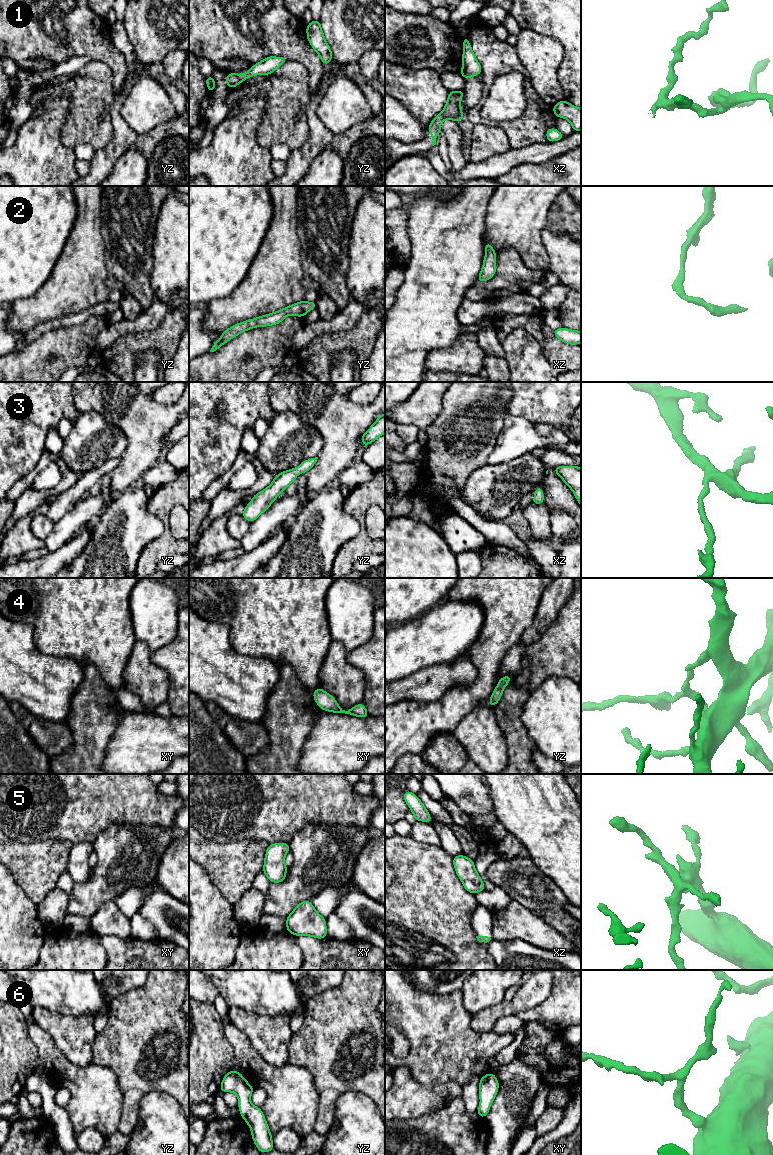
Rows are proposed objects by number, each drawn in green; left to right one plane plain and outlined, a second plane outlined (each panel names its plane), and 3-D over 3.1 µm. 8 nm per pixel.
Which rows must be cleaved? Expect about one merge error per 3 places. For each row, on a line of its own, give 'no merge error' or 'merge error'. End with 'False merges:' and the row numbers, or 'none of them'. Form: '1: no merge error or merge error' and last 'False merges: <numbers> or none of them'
1: no merge error
2: no merge error
3: no merge error
4: no merge error
5: no merge error
6: no merge error
False merges: none of them

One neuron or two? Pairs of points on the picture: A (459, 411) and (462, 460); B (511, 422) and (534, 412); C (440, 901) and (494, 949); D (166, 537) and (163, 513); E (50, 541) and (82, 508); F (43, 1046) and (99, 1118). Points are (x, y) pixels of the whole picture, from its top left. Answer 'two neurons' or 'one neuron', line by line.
A: one neuron
B: two neurons
C: two neurons
D: one neuron
E: one neuron
F: one neuron

